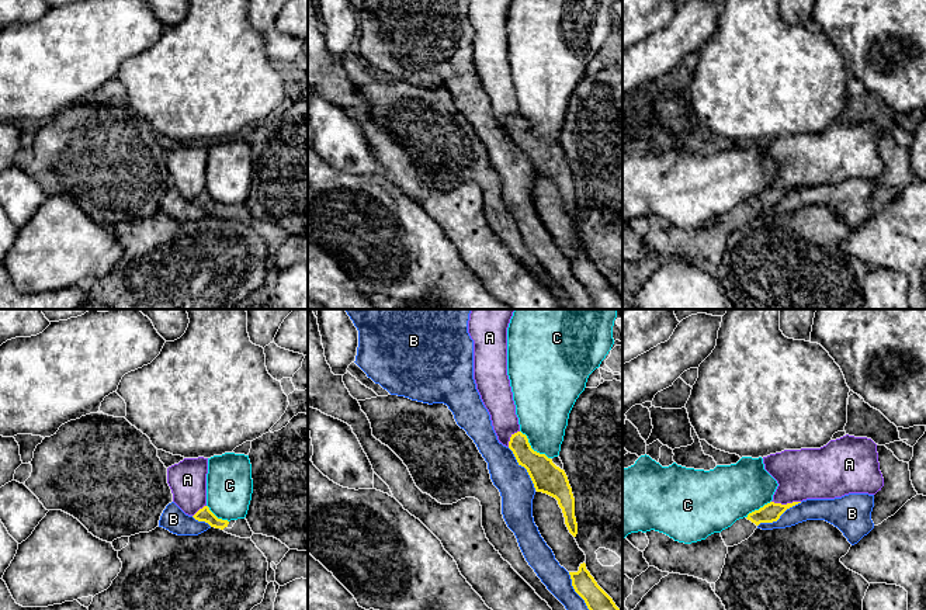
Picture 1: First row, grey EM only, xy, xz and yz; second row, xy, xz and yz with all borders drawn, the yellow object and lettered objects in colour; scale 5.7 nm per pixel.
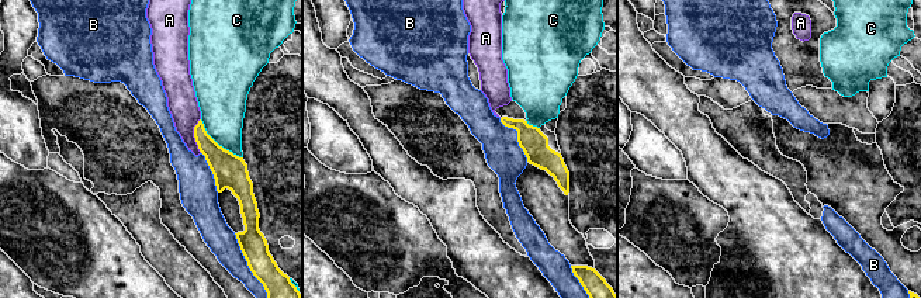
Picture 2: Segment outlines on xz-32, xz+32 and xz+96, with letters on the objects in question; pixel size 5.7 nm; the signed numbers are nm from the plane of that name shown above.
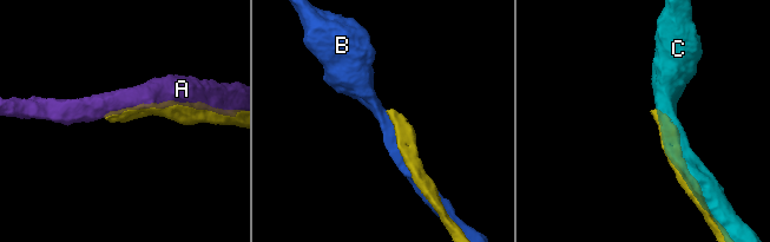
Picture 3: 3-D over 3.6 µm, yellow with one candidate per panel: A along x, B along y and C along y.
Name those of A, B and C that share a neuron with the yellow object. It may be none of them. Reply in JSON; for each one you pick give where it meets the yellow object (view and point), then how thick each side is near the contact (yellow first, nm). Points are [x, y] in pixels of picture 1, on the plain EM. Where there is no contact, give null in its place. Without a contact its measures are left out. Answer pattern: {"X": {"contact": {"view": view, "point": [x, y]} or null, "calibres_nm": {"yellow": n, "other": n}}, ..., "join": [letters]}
{"join": []}

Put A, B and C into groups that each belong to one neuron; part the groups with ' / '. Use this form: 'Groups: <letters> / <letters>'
Groups: A / B / C

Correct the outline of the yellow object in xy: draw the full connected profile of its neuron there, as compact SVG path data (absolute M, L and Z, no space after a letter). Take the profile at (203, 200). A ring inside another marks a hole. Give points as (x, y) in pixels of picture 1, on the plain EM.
M208 191L200 194L194 201L198 207L205 207L211 212L221 214L228 219L240 222L240 223L252 223L253 216L246 204L237 204L232 214L228 212L229 207L218 204Z

